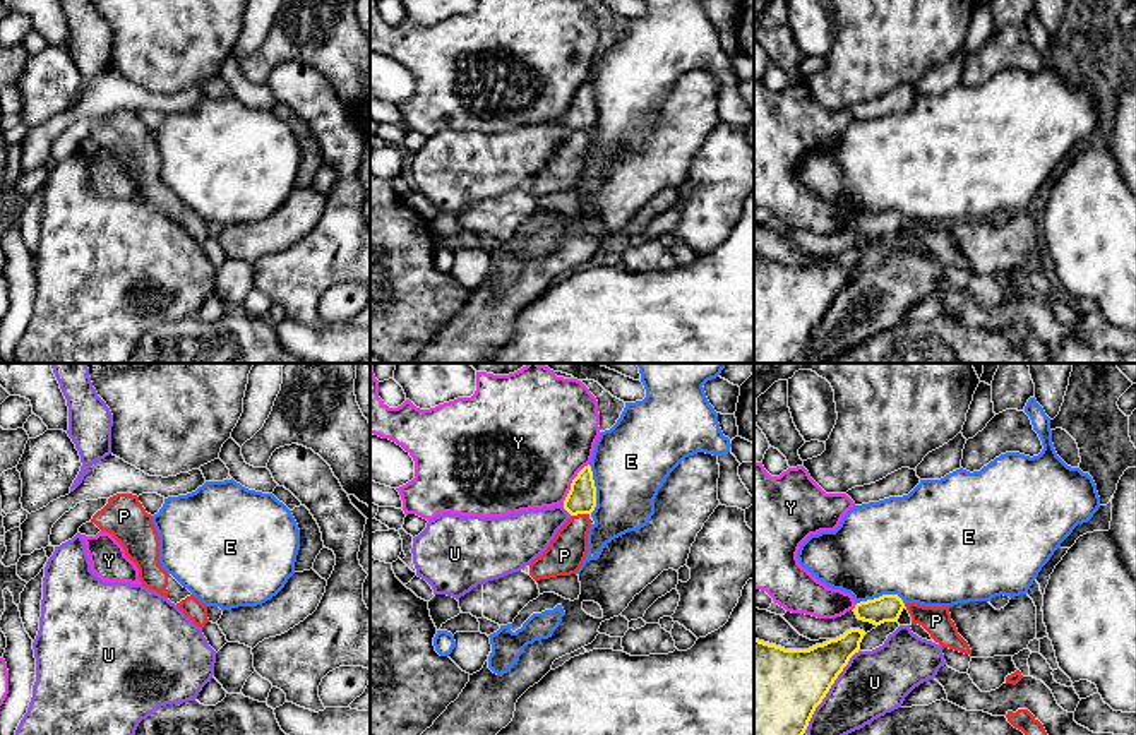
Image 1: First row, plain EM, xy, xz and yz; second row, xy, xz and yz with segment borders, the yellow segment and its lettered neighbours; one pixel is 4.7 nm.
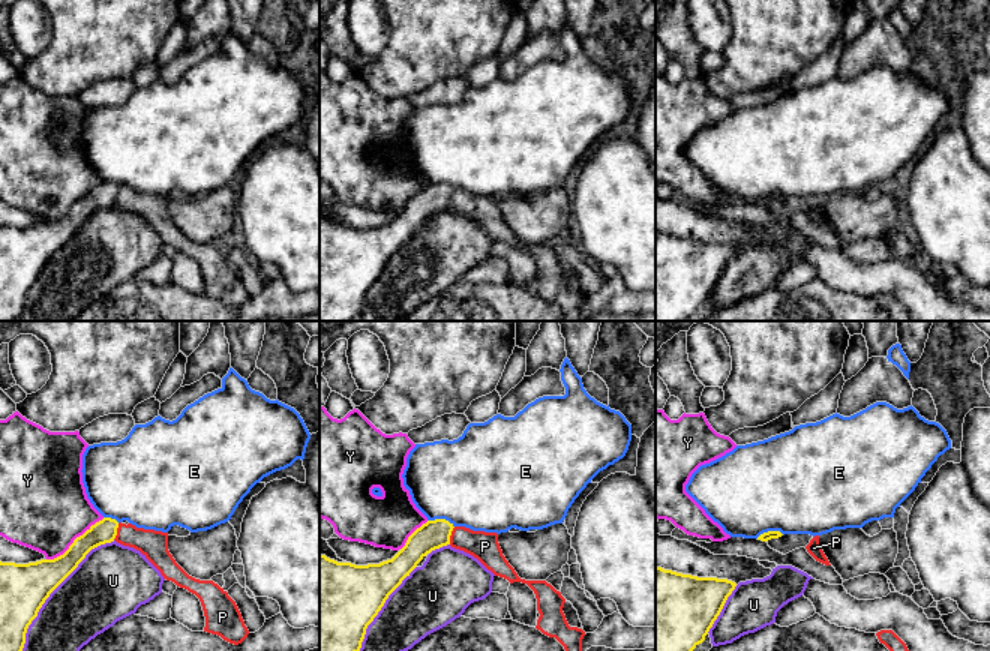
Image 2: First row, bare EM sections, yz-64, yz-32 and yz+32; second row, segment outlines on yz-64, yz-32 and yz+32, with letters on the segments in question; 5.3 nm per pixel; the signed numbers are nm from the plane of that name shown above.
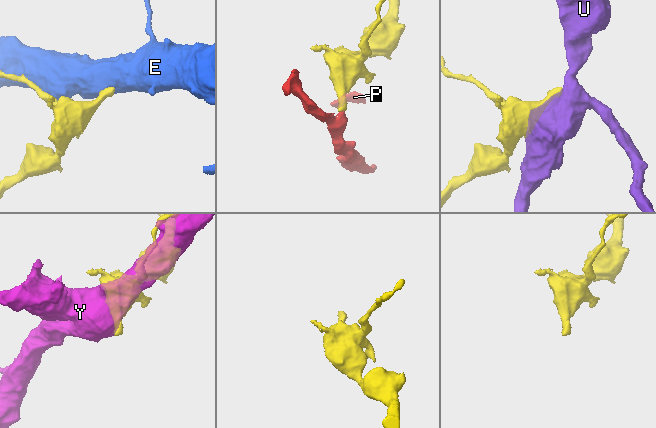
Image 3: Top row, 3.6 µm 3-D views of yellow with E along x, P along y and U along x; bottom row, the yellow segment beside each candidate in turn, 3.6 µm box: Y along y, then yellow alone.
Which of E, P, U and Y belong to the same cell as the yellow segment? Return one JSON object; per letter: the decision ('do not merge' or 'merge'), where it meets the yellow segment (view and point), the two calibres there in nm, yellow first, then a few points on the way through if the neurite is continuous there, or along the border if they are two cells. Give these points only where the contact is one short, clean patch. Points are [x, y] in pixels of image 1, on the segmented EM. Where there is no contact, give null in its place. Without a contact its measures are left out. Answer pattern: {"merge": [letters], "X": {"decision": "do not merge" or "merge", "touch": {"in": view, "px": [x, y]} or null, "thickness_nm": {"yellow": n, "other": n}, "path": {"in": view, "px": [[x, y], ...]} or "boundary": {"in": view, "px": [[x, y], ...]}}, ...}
{"merge": [], "E": {"decision": "do not merge", "touch": {"in": "yz", "px": [881, 597]}, "thickness_nm": {"yellow": 130, "other": 440}}, "P": {"decision": "do not merge", "touch": {"in": "xz", "px": [579, 513]}, "thickness_nm": {"yellow": 140, "other": 180}, "boundary": {"in": "xz", "px": [[588, 513], [571, 516]]}}, "U": {"decision": "do not merge", "touch": {"in": "yz", "px": [828, 691]}, "thickness_nm": {"yellow": 420, "other": 300}}, "Y": {"decision": "do not merge", "touch": {"in": "xz", "px": [571, 484]}, "thickness_nm": {"yellow": 140, "other": 500}}}

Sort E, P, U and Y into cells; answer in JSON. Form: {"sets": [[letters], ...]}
{"sets": [["E"], ["P"], ["U"], ["Y"]]}

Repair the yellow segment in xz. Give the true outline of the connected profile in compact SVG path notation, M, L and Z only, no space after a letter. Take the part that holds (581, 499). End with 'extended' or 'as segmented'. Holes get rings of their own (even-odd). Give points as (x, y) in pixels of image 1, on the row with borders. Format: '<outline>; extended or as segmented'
M584 466L571 483L564 509L571 516L591 514L596 507L596 487L591 466Z; as segmented

